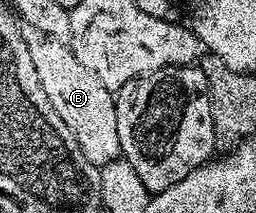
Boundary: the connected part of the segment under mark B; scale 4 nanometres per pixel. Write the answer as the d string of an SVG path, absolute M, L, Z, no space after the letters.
M26 28L23 36L31 53L31 63L35 63L35 71L39 74L39 83L43 87L43 95L51 103L55 115L63 119L67 131L79 143L79 151L92 165L103 166L108 161L121 157L119 147L119 131L115 123L115 107L117 102L114 94L79 59L75 59L72 49L64 40L48 37L39 30Z

